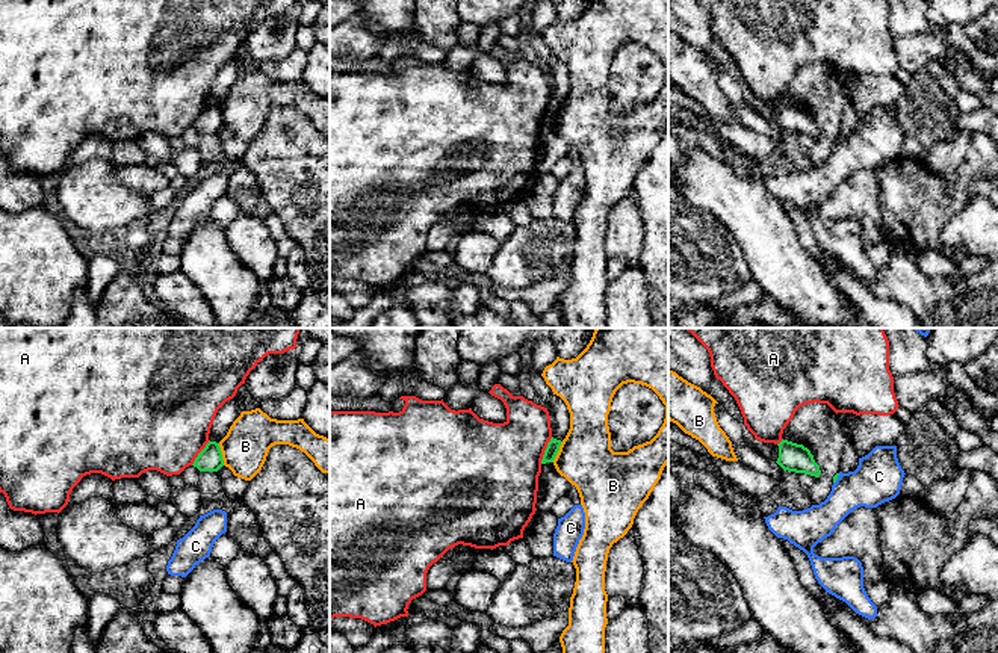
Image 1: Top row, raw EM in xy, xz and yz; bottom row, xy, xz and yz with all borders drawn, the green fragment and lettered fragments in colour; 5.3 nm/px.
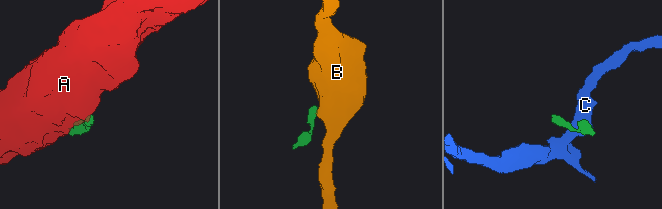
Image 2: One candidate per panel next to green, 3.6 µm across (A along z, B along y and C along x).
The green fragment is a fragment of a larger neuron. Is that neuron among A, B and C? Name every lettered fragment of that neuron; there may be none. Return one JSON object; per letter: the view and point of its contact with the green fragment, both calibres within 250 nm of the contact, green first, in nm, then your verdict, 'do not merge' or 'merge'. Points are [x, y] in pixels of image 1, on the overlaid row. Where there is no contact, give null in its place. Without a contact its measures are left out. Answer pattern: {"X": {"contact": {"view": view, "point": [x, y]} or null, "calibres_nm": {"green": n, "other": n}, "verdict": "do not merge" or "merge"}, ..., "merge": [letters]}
{"A": {"contact": {"view": "xz", "point": [545, 451]}, "calibres_nm": {"green": 70, "other": 440}, "verdict": "do not merge"}, "B": {"contact": {"view": "xy", "point": [221, 454]}, "calibres_nm": {"green": 130, "other": 240}, "verdict": "do not merge"}, "C": {"contact": {"view": "yz", "point": [836, 478]}, "calibres_nm": {"green": 20, "other": 260}, "verdict": "do not merge"}, "merge": []}

